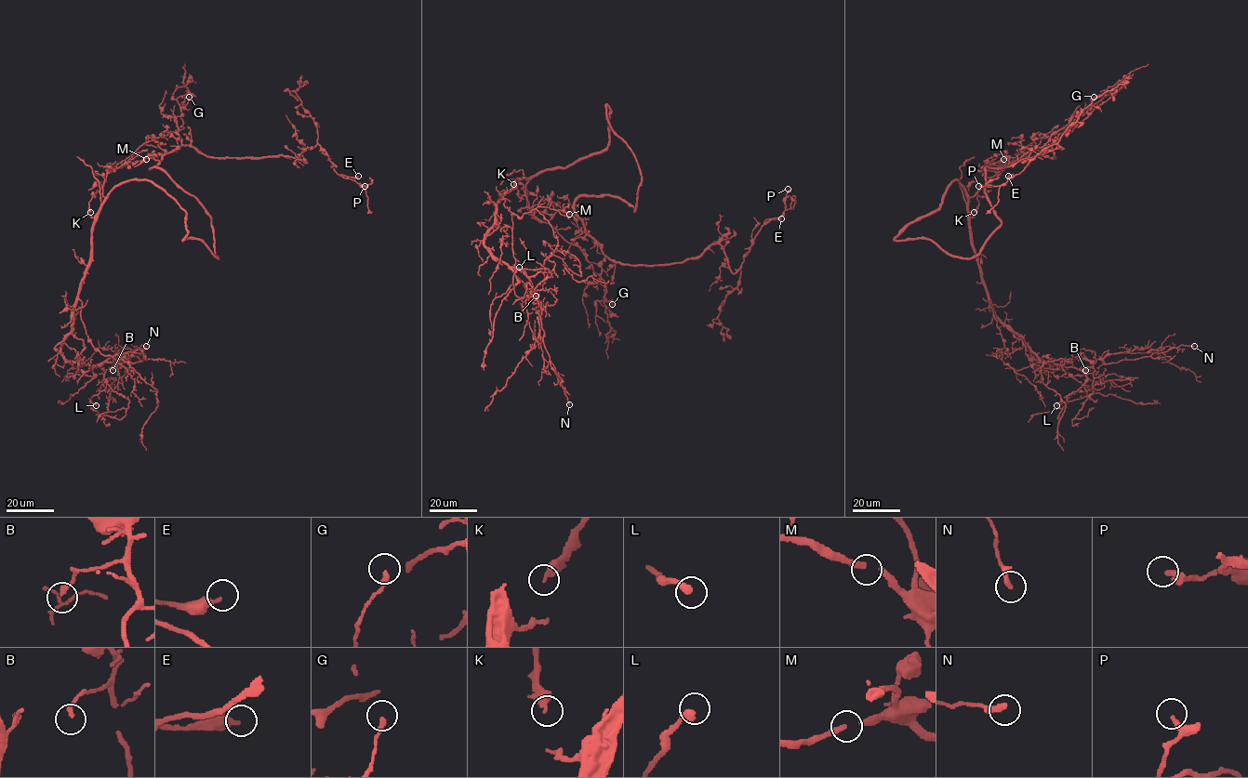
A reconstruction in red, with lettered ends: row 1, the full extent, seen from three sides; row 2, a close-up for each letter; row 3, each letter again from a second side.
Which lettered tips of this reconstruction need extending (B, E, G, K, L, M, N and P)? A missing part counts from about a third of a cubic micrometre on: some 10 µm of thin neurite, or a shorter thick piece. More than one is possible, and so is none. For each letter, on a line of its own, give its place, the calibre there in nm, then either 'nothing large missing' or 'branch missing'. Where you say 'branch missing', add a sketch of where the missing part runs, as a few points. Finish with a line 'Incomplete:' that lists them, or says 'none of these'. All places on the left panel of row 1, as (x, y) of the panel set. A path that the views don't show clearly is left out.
B: (112, 370) | 180 nm | nothing large missing
E: (358, 176) | 320 nm | nothing large missing
G: (189, 97) | 220 nm | nothing large missing
K: (90, 212) | 360 nm | nothing large missing
L: (96, 405) | 380 nm | nothing large missing
M: (146, 159) | 200 nm | nothing large missing
N: (146, 346) | 280 nm | nothing large missing
P: (365, 186) | 200 nm | nothing large missing
Incomplete: none of these

